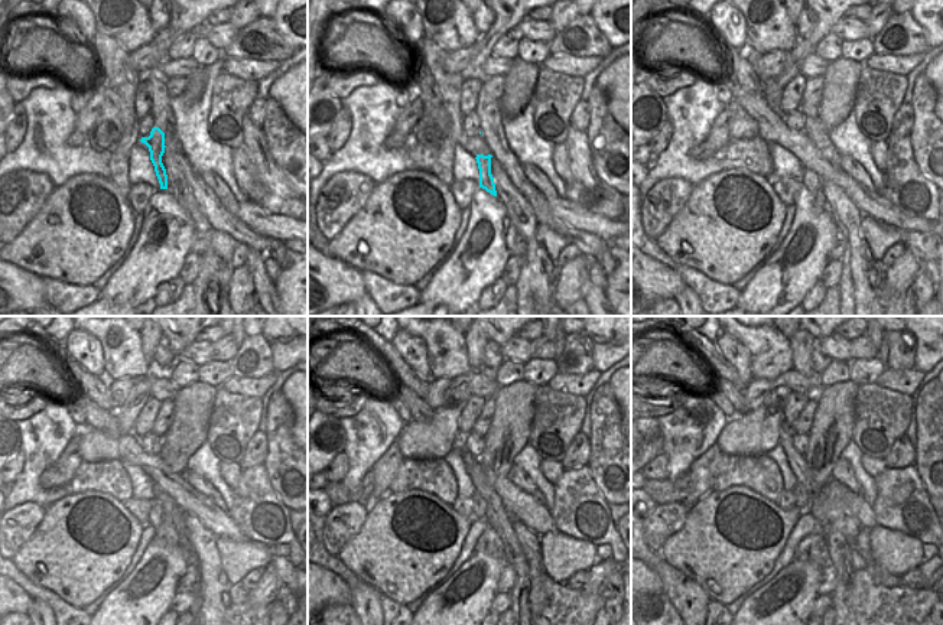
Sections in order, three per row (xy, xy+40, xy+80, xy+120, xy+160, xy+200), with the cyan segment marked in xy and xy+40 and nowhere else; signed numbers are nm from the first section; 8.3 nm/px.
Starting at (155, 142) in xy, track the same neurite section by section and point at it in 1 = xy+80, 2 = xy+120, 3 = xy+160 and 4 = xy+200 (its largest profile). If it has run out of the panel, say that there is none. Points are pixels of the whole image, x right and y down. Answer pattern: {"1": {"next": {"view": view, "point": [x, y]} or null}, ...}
{"1": {"next": {"view": "xy+80", "point": [815, 185]}}, "2": {"next": {"view": "xy+120", "point": [165, 534]}}, "3": {"next": {"view": "xy+160", "point": [490, 543]}}, "4": {"next": {"view": "xy+200", "point": [813, 549]}}}

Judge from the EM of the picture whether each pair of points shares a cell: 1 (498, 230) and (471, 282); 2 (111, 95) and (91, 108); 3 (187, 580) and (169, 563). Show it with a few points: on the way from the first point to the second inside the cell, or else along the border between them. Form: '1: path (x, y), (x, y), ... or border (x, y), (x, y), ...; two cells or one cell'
1: path (491, 243), (471, 269); one cell
2: border (106, 98), (97, 123), (88, 132); two cells
3: border (188, 560), (188, 567), (178, 580), (176, 589); two cells

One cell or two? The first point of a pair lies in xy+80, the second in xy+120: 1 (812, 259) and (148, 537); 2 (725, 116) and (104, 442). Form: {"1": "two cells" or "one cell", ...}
{"1": "two cells", "2": "two cells"}

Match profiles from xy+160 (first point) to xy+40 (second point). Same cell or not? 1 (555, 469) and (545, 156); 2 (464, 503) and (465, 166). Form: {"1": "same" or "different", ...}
{"1": "different", "2": "different"}

